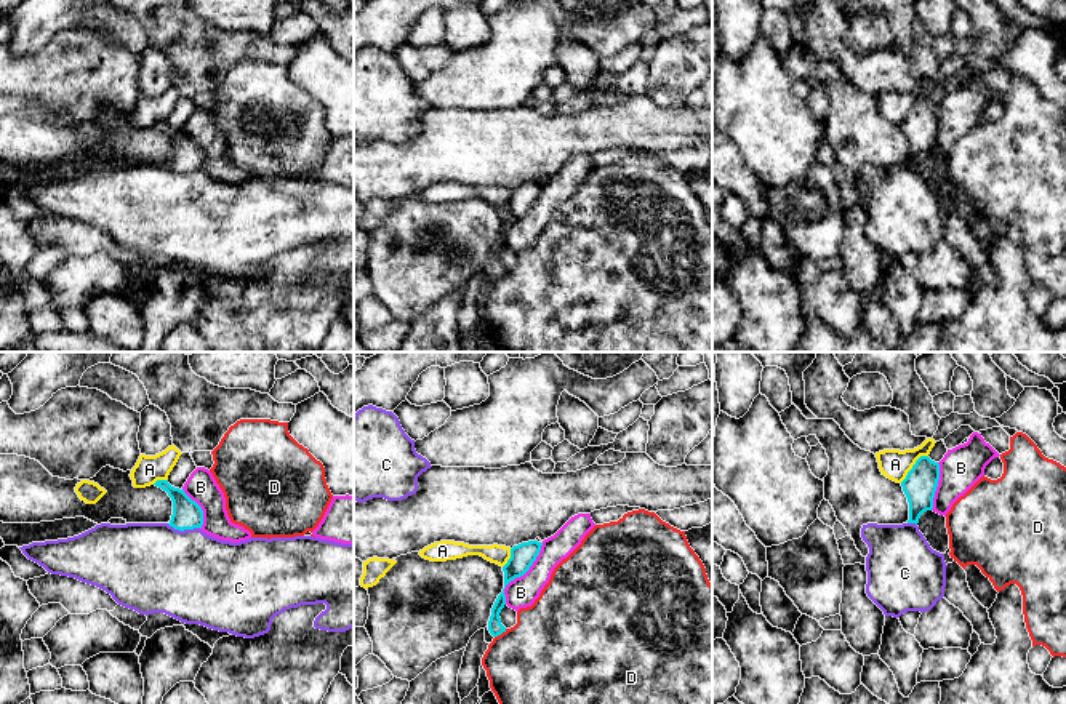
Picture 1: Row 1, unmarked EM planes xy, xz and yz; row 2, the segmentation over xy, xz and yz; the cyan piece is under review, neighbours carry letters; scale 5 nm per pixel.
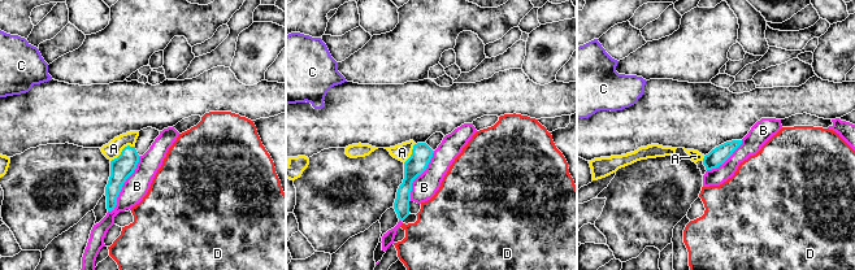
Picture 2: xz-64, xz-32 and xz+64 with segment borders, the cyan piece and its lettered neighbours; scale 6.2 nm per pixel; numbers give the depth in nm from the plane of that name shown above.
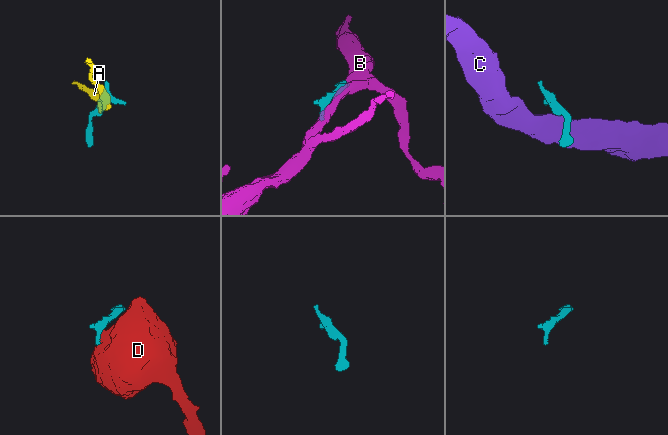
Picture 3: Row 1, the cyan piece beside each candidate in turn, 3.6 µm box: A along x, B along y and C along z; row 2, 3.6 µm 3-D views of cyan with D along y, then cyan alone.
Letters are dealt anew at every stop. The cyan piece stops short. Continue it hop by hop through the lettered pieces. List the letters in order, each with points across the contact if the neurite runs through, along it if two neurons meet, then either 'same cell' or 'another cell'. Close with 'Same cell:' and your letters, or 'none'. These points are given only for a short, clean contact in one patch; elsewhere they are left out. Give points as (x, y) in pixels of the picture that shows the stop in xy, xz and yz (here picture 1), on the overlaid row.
A: border yz (927, 455), (922, 455), (900, 482); another cell
B: another cell
C: another cell
D: border xz (506, 629), (495, 637); another cell
Same cell: none

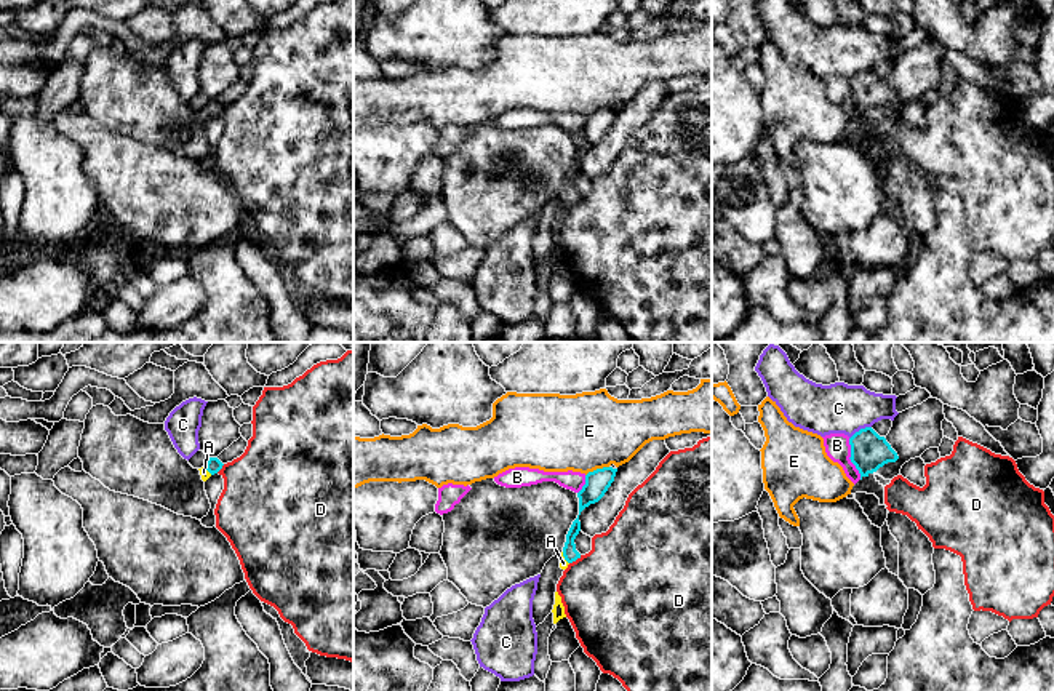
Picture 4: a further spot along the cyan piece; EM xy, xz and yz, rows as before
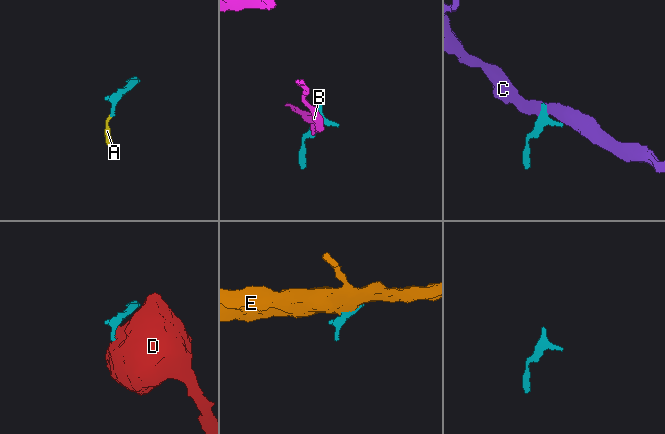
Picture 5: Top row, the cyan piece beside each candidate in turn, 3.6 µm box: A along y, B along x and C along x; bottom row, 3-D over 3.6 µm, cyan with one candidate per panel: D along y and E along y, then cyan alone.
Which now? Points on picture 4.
A: way xz (570, 552), (565, 559), (563, 563); same cell
B: border yz (848, 439), (850, 461), (861, 479); another cell
C: border yz (870, 426), (861, 427), (850, 439); another cell
D: border xz (581, 555), (570, 563); another cell
E: another cell
Same cell: A

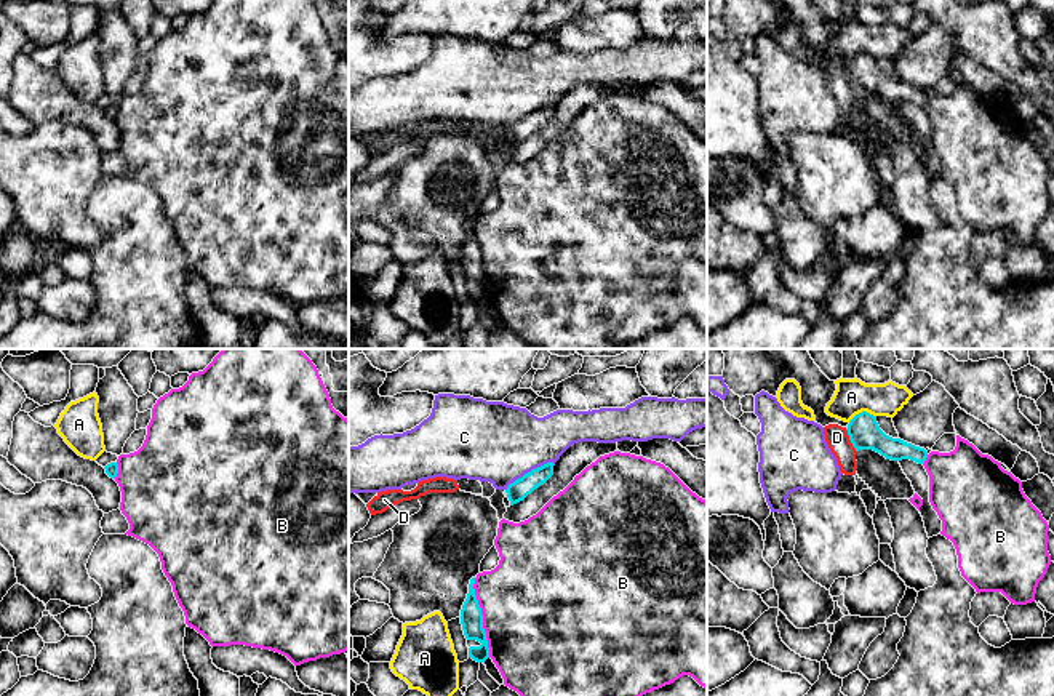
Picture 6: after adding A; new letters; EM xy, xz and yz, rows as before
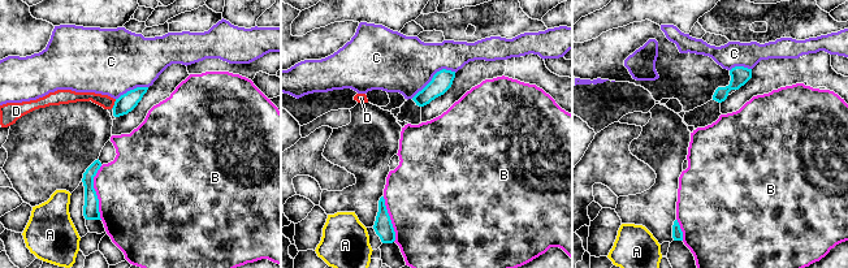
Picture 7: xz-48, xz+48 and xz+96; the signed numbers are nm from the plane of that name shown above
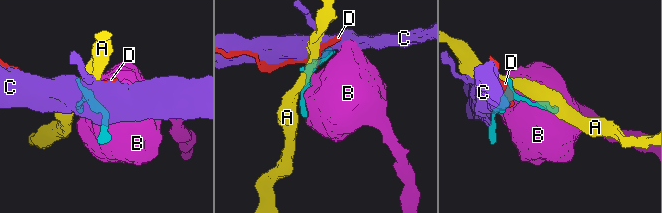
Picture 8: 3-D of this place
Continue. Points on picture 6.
A: border yz (875, 415), (859, 412), (848, 421); another cell
B: another cell
C: another cell
D: border yz (845, 429), (856, 450); another cell
Same cell: none

